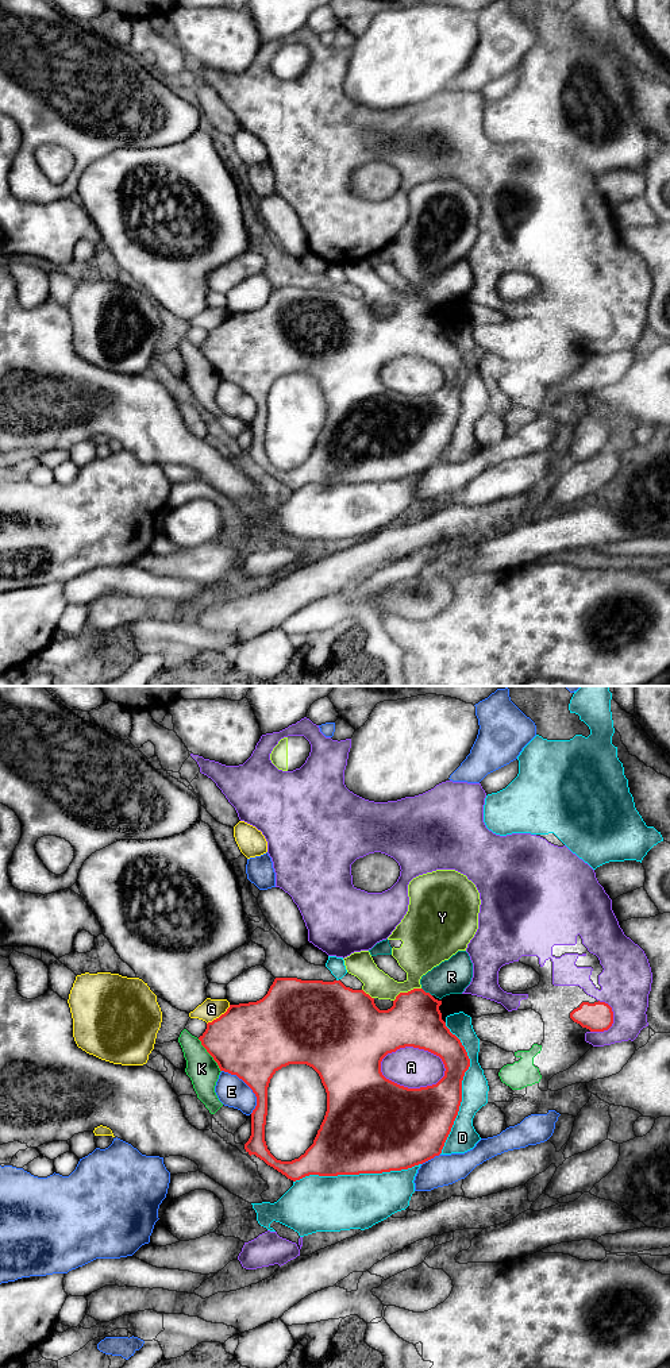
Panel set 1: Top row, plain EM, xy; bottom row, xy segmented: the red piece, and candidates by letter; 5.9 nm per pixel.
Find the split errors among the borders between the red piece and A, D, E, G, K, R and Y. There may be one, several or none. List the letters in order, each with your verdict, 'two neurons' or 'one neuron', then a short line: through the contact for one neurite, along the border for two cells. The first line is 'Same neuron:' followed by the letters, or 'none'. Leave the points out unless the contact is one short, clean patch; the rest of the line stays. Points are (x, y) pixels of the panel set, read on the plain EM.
Same neuron: Y
A: two neurons
D: two neurons
E: two neurons
G: two neurons
K: two neurons
R: two neurons
Y: one neuron; line xy (415, 328), (415, 320), (405, 301), (412, 295), (419, 262)

